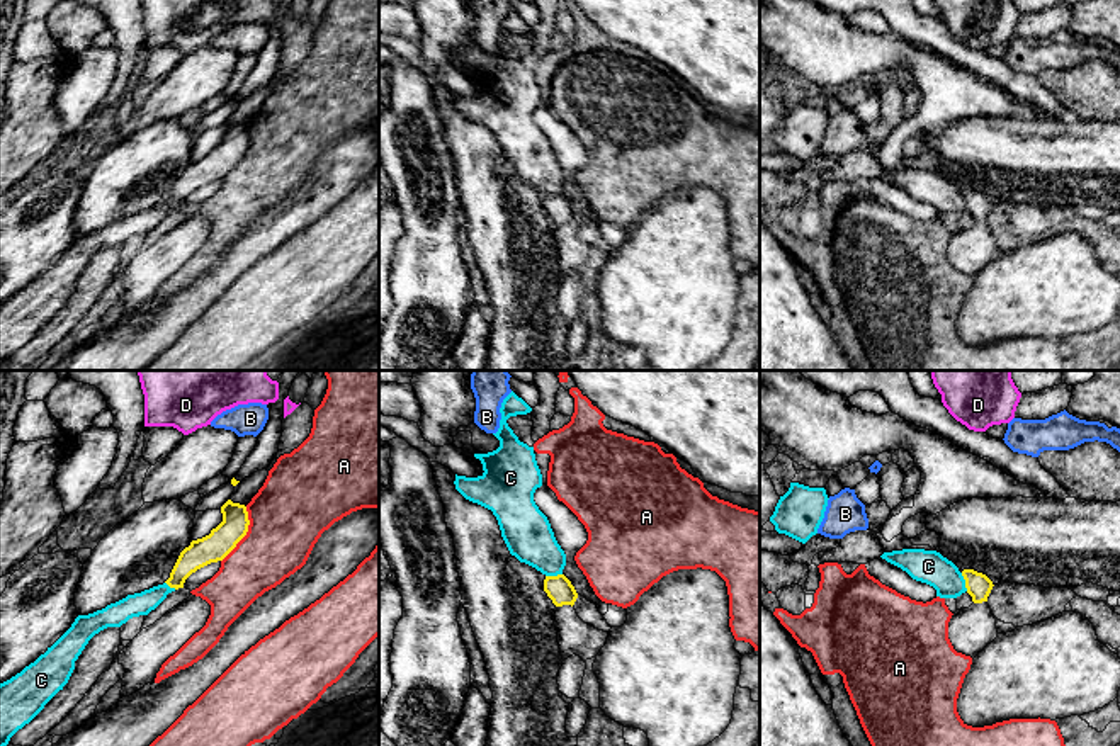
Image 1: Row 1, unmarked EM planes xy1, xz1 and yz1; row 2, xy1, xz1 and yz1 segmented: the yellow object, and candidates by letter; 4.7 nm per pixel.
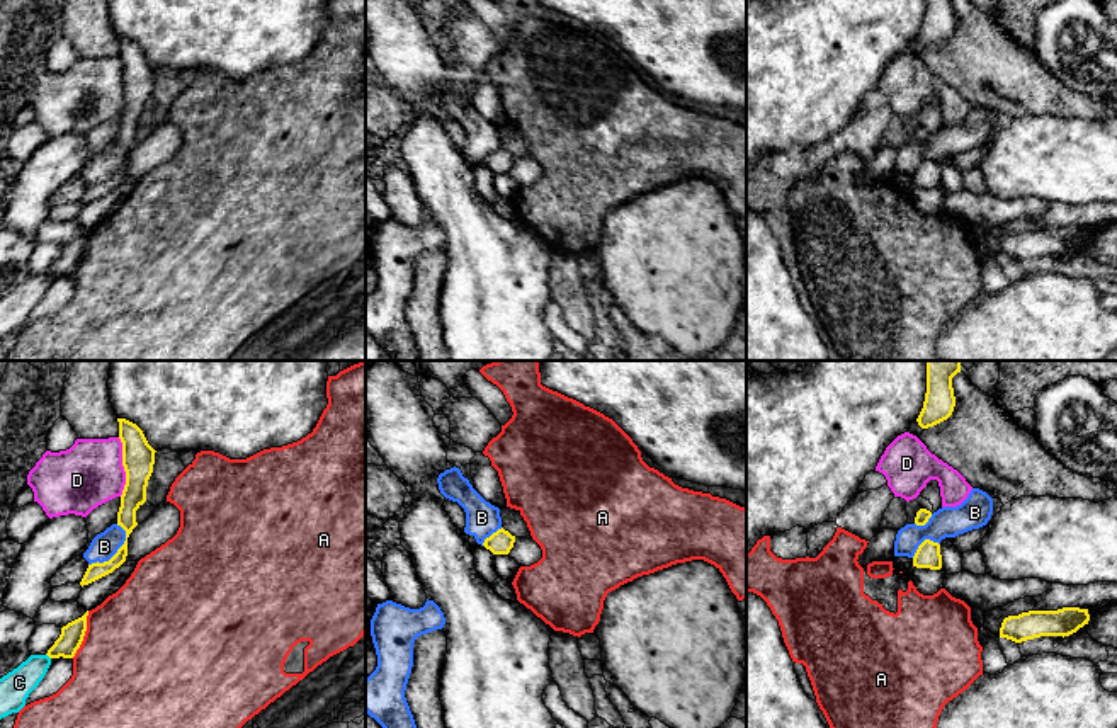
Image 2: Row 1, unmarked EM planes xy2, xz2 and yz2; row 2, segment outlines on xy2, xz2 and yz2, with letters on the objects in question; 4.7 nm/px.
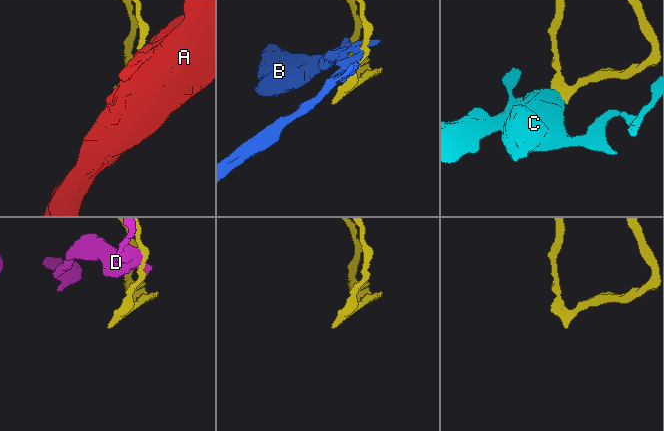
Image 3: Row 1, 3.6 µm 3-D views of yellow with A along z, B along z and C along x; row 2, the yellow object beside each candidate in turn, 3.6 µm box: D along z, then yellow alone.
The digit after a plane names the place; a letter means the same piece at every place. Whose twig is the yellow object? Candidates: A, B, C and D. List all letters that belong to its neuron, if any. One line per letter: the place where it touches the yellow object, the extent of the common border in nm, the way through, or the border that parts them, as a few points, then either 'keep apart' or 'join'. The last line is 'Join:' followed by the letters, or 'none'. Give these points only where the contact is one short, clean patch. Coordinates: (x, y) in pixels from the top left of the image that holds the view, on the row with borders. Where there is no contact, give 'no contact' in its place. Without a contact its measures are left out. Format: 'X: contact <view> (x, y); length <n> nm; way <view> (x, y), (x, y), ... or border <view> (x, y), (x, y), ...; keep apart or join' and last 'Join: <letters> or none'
A: contact xy1 (245, 534); length 300 nm; border xy1 (247, 507), (248, 531), (221, 561); keep apart
B: contact xy2 (118, 551); length 240 nm; border xy2 (119, 524), (124, 531), (124, 543), (107, 560), (89, 565); keep apart
C: contact yz1 (966, 582); length 90 nm; border yz1 (961, 573), (967, 590); keep apart
D: contact xy2 (123, 465); length 280 nm; border xy2 (118, 437), (124, 472), (121, 495); keep apart
Join: none

